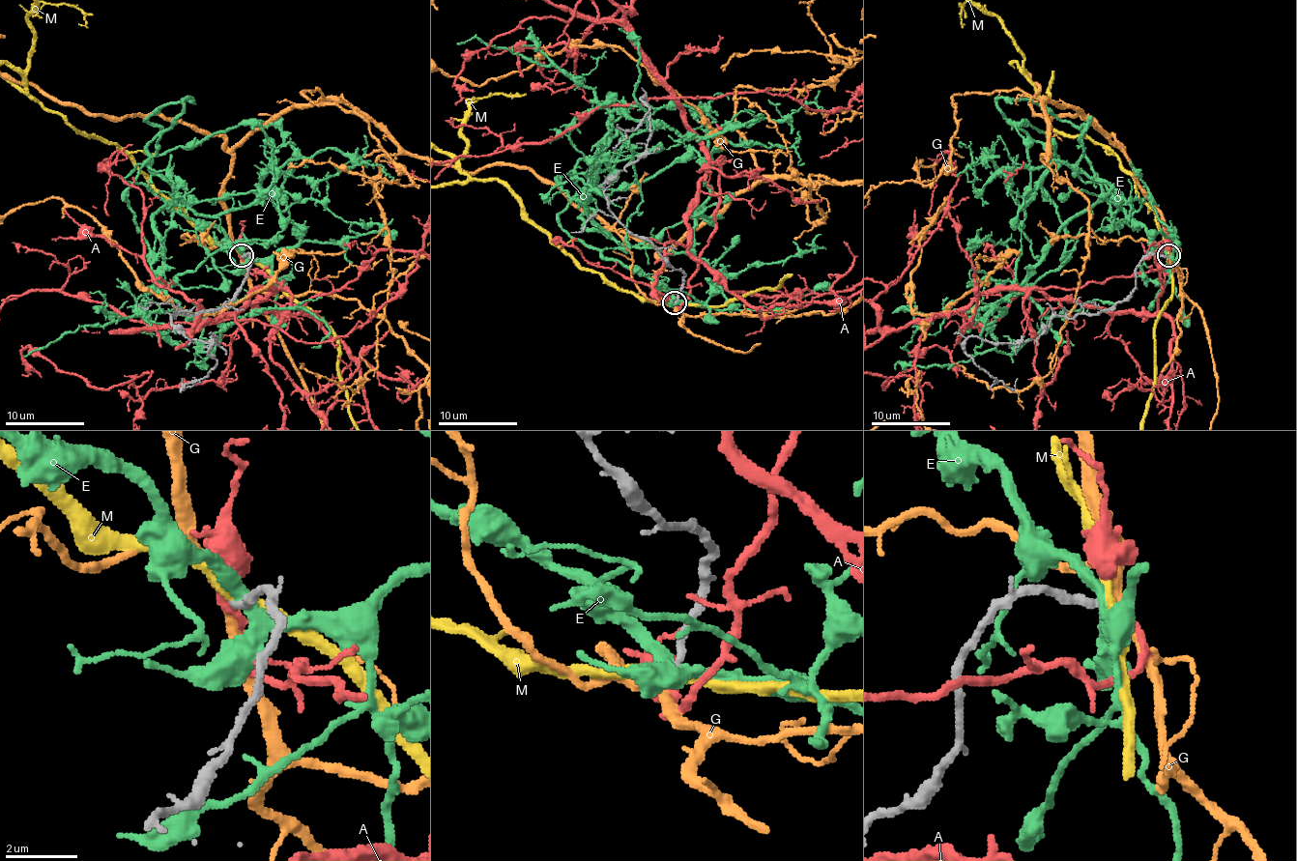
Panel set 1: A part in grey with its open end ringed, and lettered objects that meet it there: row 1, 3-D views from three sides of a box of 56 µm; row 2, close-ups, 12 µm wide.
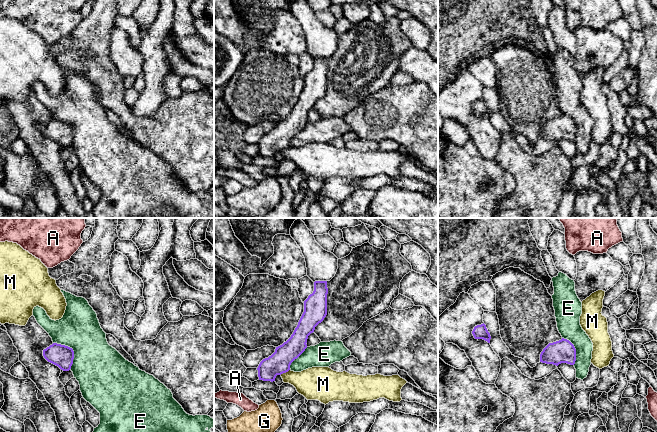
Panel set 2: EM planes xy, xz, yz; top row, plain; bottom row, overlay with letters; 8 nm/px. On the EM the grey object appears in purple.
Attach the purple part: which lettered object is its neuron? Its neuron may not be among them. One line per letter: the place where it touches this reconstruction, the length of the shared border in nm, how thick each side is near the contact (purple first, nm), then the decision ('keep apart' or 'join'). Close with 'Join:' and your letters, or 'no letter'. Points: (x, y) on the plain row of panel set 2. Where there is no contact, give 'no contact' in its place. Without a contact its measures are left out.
A: no contact | keep apart
E: xy (72, 126) | 260 nm | 180/400 nm | keep apart
G: no contact | join
M: xz (284, 148) | 90 nm | 180/260 nm | keep apart
Join: G

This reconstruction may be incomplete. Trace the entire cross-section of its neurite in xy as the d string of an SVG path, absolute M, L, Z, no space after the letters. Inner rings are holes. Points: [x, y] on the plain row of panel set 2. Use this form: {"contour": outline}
{"contour": "M53 119L43 126L43 132L48 138L58 142L61 146L69 147L73 140L74 127L68 122Z"}

